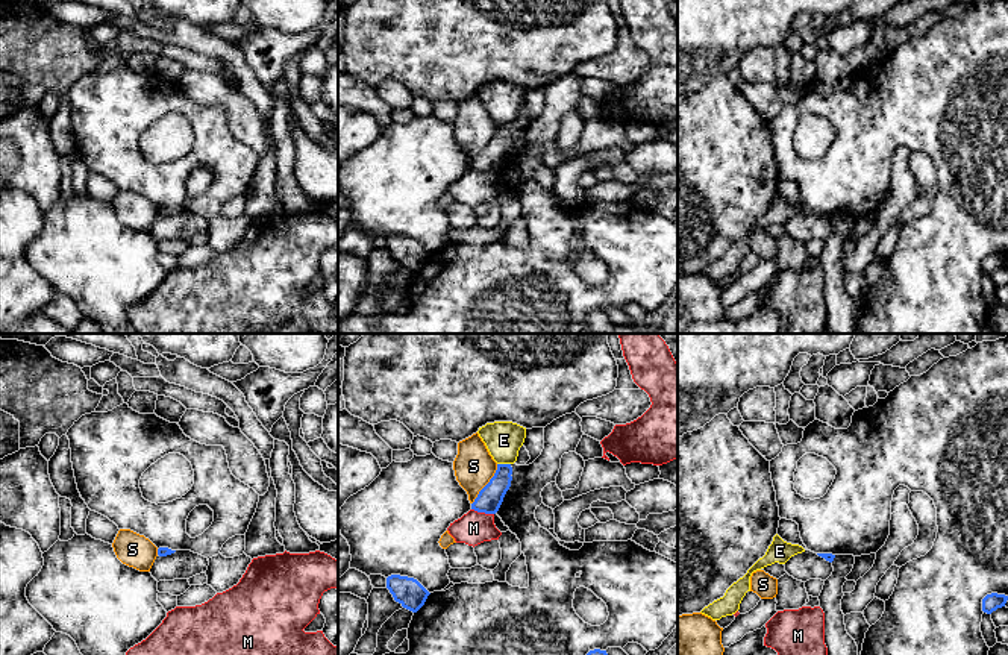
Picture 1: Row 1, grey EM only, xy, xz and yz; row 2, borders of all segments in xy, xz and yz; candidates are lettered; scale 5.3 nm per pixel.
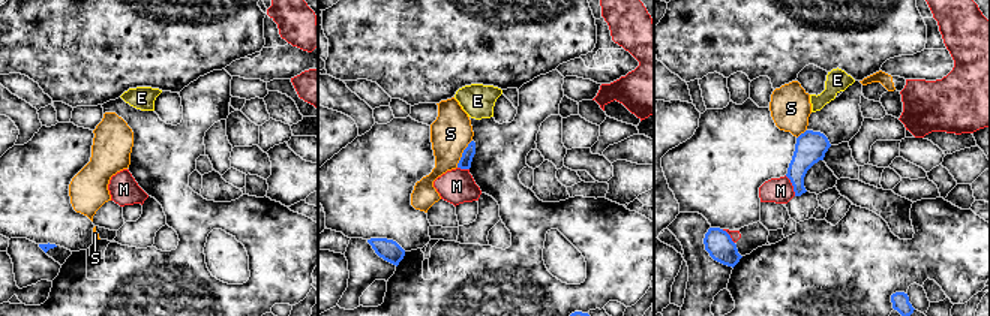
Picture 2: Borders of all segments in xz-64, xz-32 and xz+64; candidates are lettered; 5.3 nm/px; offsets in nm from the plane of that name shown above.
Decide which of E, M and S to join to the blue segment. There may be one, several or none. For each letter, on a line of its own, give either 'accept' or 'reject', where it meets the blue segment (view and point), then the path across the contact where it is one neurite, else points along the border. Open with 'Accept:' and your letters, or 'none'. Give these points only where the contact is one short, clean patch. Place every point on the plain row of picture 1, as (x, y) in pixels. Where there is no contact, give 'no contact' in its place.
Accept: none
E: reject; meets blue in xz at (504, 125); border along xz (497, 123), (510, 125)
M: reject; meets blue in xz at (482, 172)
S: reject; meets blue in xz at (487, 144); border along xz (497, 125), (493, 137), (472, 164)

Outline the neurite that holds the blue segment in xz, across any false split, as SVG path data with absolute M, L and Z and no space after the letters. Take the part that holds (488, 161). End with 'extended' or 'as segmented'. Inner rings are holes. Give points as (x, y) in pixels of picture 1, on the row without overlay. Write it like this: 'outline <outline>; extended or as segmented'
outline M497 124L497 130L490 143L479 152L471 164L471 170L485 174L496 174L503 162L512 141L511 124Z; as segmented

